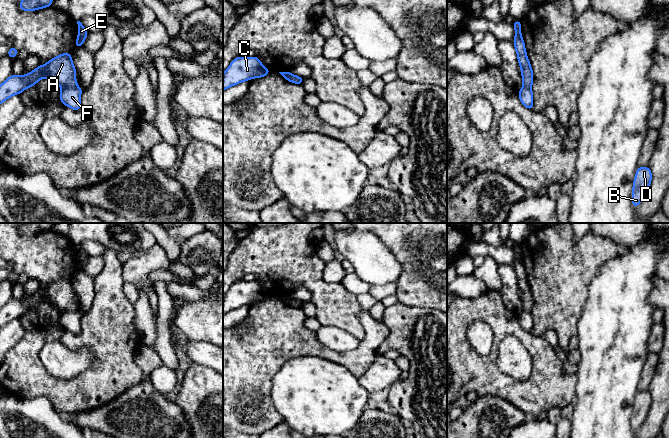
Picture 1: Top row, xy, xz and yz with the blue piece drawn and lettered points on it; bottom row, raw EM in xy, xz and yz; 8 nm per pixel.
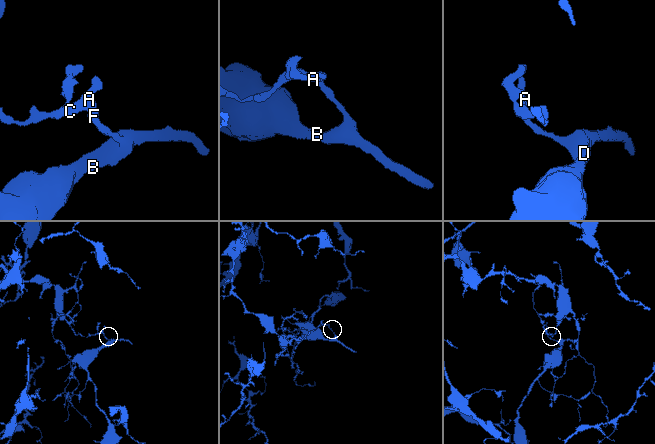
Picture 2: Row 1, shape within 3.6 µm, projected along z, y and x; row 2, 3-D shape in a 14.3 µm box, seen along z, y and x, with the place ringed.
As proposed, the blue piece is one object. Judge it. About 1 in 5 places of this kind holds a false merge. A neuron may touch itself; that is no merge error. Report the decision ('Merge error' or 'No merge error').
Merge error

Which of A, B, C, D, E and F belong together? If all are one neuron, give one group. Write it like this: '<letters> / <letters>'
A C E / B D F

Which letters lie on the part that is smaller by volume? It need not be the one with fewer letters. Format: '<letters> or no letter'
B, D, F

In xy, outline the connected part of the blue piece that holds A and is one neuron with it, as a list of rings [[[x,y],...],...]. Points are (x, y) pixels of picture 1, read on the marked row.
[[[62,53],[27,75],[12,74],[0,85],[0,104],[13,95],[22,93],[26,88],[34,87],[43,78],[49,79],[61,88],[76,87],[76,69],[72,55]]]

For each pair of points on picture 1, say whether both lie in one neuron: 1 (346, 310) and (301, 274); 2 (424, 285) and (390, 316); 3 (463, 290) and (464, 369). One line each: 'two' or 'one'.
1: one
2: two
3: two

